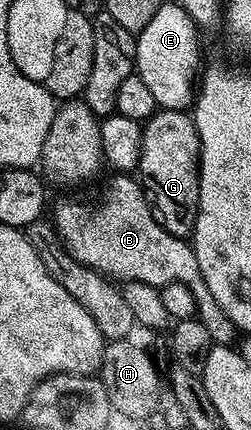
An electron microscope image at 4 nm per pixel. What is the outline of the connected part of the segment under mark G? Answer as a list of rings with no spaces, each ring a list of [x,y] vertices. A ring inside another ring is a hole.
[[[155,110],[142,126],[142,147],[136,174],[158,223],[177,238],[189,239],[194,233],[200,196],[199,161],[200,140],[193,117],[184,110]]]

